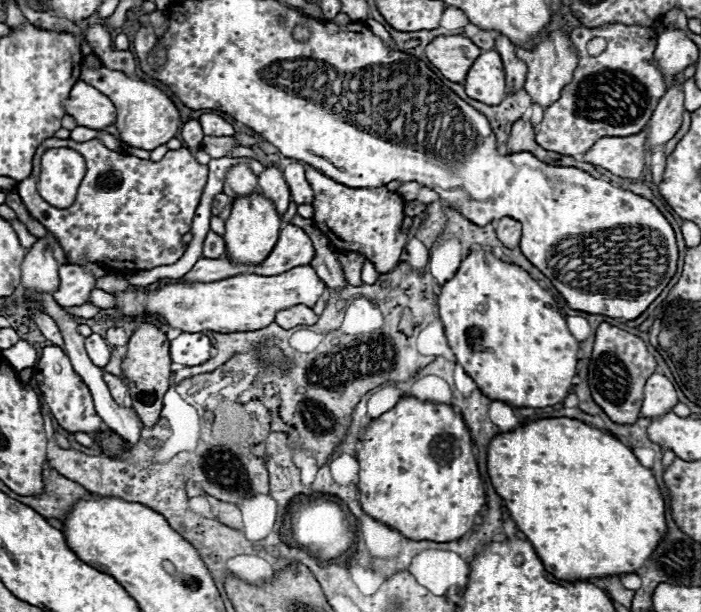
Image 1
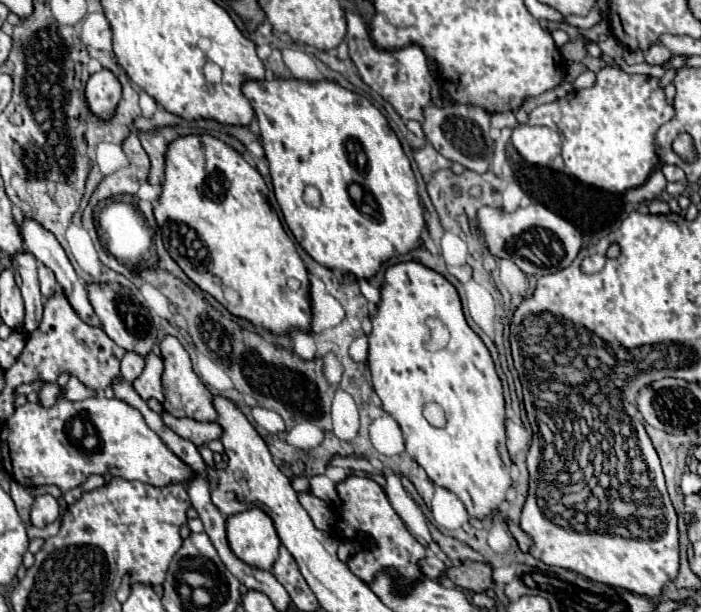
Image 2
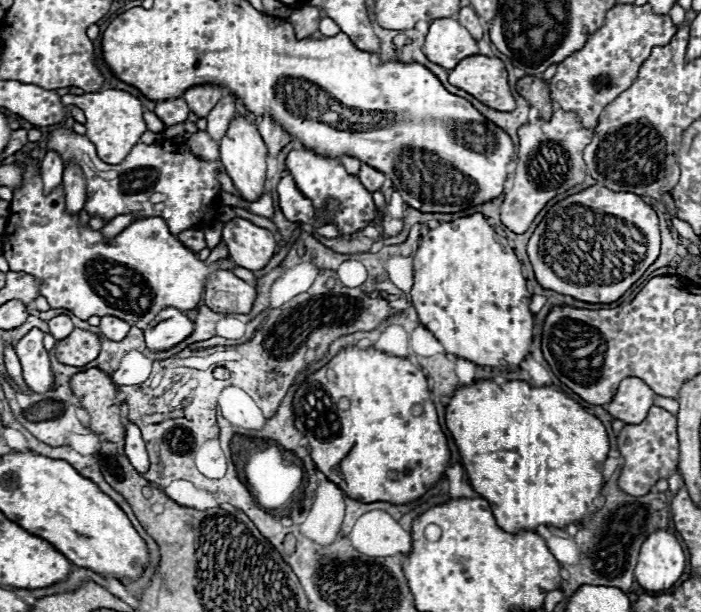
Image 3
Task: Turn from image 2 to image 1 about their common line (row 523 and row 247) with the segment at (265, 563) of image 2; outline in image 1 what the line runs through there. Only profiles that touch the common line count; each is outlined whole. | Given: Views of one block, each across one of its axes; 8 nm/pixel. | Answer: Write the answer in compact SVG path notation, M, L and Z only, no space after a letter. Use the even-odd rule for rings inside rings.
M252 192L248 196L238 196L232 202L230 216L226 220L226 254L232 254L236 262L262 262L268 256L268 250L278 240L282 218L276 212L276 206L272 200L268 200L260 192Z

